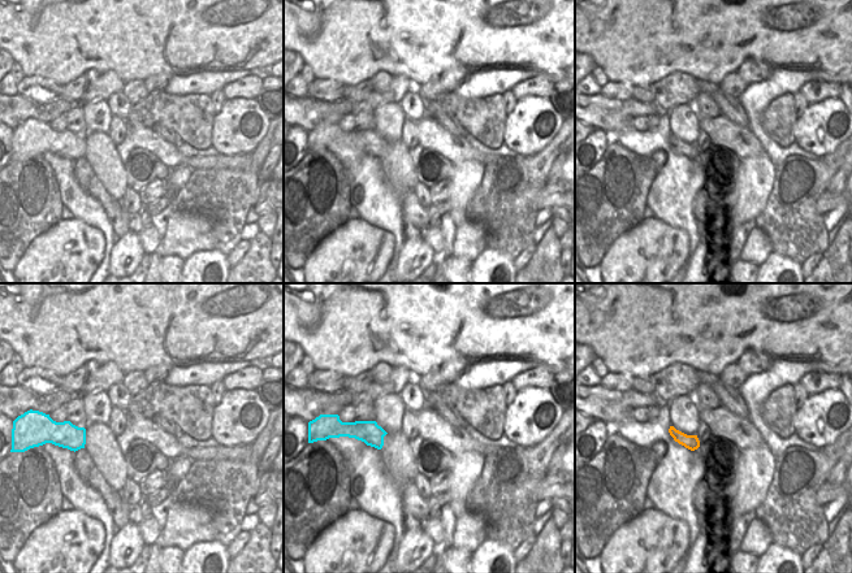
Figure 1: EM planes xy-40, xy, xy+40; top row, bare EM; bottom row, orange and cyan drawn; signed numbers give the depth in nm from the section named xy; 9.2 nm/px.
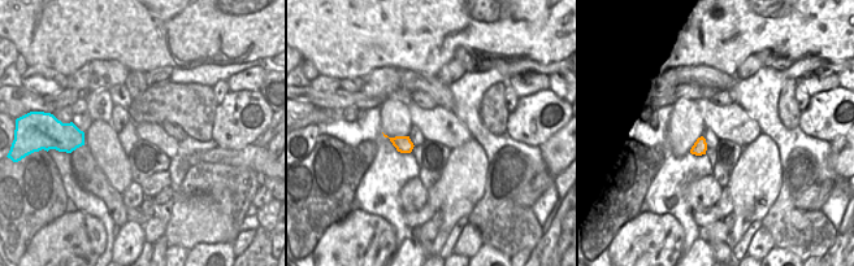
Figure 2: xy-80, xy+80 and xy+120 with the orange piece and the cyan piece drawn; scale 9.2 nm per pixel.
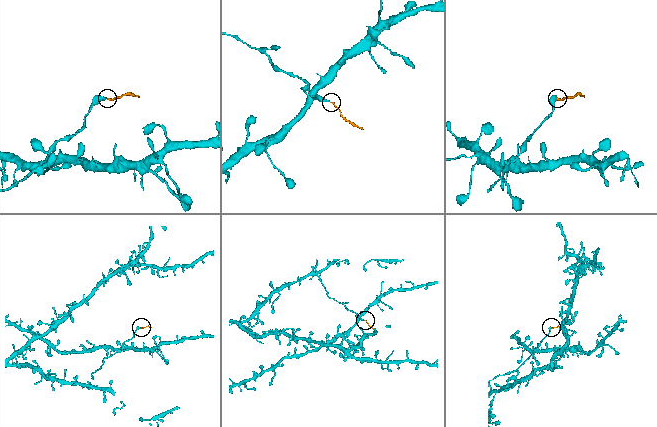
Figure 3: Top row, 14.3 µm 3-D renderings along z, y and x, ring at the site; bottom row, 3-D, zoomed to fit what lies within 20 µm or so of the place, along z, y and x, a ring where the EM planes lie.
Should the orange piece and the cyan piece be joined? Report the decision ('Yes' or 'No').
Yes

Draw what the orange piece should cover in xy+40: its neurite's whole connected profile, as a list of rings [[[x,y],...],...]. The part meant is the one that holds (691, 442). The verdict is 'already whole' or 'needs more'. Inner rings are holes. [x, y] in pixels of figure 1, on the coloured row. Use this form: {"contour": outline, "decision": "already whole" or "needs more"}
{"contour": [[[670,426],[669,429],[670,435],[674,438],[675,442],[684,446],[686,448],[695,451],[700,447],[700,440],[697,435],[687,435],[679,430],[676,430],[674,426]]], "decision": "already whole"}

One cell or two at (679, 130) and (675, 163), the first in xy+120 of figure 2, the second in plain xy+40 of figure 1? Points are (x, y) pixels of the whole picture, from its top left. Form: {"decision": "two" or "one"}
{"decision": "two"}

